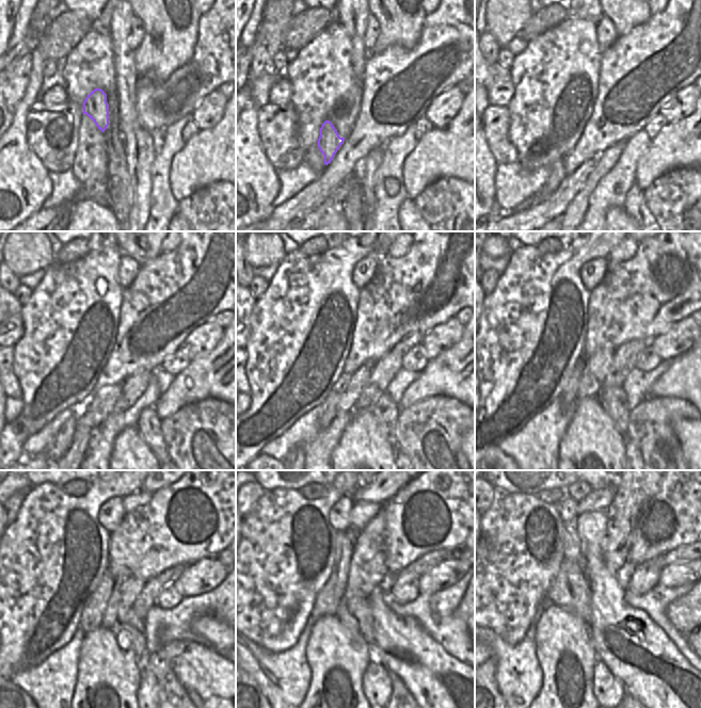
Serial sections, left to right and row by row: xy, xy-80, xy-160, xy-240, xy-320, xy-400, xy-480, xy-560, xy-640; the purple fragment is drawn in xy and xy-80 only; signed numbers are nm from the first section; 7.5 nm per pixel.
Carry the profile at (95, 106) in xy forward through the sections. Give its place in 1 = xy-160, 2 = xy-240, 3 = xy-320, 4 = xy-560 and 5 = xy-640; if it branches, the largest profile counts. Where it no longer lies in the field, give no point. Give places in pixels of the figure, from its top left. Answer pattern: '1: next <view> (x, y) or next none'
1: next xy-160 (557, 172)
2: next xy-240 (62, 441)
3: next xy-320 (297, 448)
4: next none
5: next none

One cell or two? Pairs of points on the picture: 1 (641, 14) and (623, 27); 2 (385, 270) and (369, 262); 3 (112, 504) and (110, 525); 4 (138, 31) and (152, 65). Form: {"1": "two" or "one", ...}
{"1": "one", "2": "two", "3": "one", "4": "two"}

